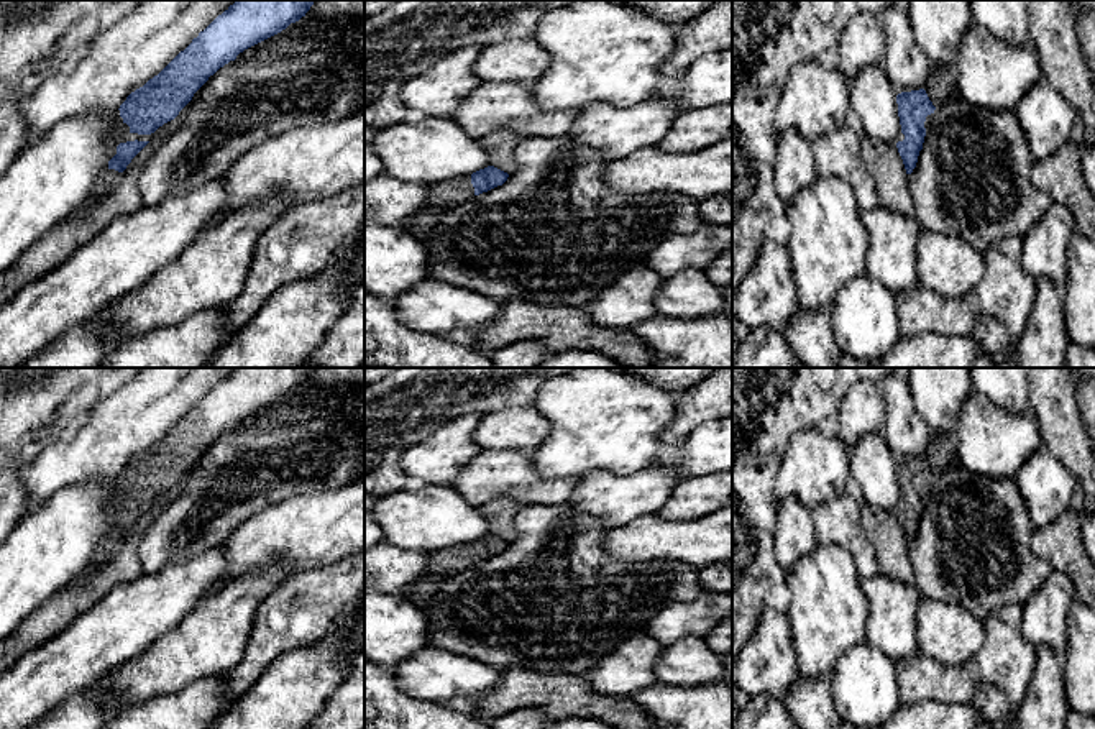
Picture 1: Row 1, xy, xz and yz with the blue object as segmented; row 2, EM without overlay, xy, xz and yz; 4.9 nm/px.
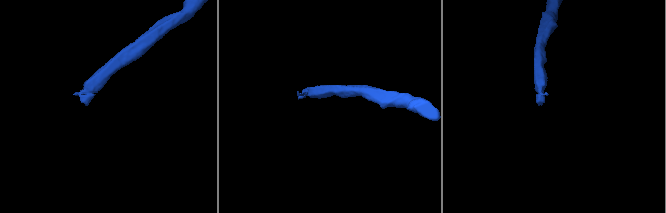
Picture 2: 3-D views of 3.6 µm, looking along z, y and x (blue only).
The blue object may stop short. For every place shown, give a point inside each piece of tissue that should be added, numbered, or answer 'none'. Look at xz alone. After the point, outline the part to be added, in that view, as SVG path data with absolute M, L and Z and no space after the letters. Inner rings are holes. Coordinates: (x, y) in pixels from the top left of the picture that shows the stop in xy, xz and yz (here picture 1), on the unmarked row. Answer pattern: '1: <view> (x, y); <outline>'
1: xz (460, 557); M458 543L455 547L430 553L427 573L448 576L471 566L474 566L471 543Z

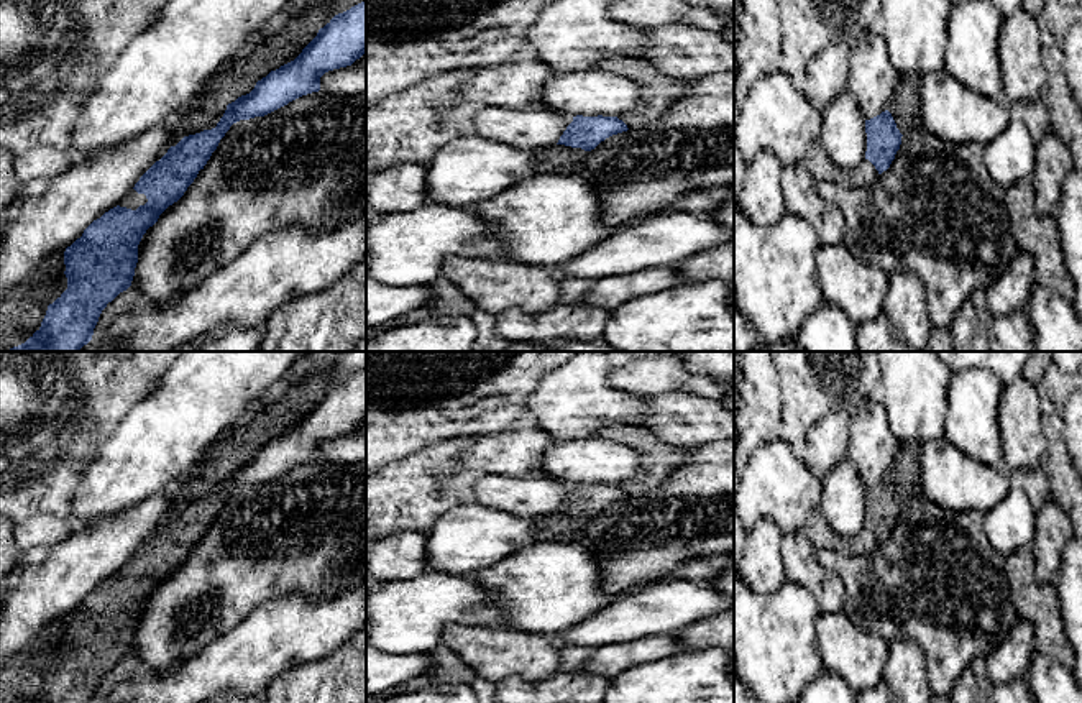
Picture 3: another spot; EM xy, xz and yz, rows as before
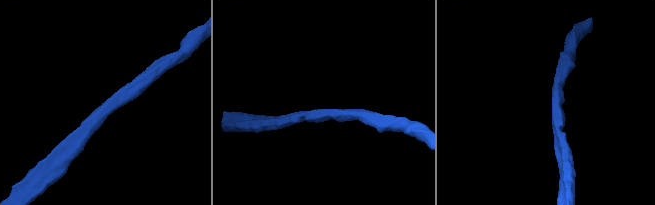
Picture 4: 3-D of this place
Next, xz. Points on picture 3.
none

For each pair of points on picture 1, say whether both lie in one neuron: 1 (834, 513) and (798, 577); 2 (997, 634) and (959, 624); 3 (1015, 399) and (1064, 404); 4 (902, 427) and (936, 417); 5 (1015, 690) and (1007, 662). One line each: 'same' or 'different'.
1: different
2: different
3: different
4: different
5: same

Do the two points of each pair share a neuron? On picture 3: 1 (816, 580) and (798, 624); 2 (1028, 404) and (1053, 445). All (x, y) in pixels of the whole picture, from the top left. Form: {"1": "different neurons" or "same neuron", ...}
{"1": "different neurons", "2": "different neurons"}

